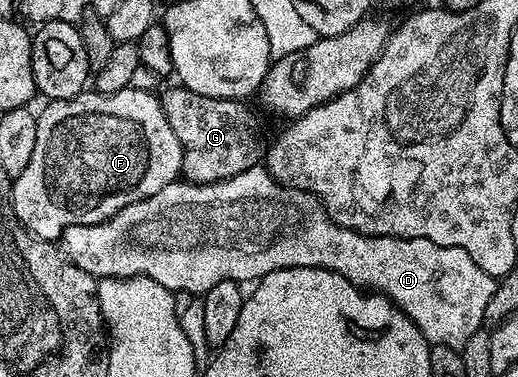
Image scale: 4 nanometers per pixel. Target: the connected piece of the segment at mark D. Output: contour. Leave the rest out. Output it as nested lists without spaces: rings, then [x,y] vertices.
[[[262,166],[249,168],[244,170],[244,174],[236,174],[232,178],[221,180],[215,184],[175,182],[164,186],[164,190],[160,190],[160,194],[152,194],[152,198],[132,202],[132,206],[124,206],[124,210],[120,210],[115,216],[104,222],[65,228],[60,237],[60,251],[71,264],[74,264],[80,270],[84,270],[92,277],[147,276],[152,278],[152,282],[160,282],[160,286],[164,286],[169,292],[175,294],[181,294],[181,292],[203,294],[210,291],[216,283],[225,280],[257,282],[263,276],[272,274],[277,268],[323,268],[324,270],[332,270],[336,274],[348,278],[348,282],[352,282],[357,288],[369,290],[371,293],[381,294],[389,298],[418,327],[420,334],[424,334],[424,338],[430,345],[439,344],[440,346],[448,346],[459,350],[466,345],[468,338],[472,338],[472,334],[476,334],[483,327],[484,310],[488,310],[488,298],[492,298],[496,283],[495,277],[484,274],[484,270],[480,270],[480,266],[476,266],[476,262],[472,262],[472,258],[468,258],[468,254],[459,248],[436,246],[436,242],[428,242],[424,238],[408,238],[405,240],[395,236],[365,236],[351,228],[342,228],[326,213],[326,208],[318,201],[313,192],[305,192],[299,188],[289,188],[287,184],[281,184]]]

